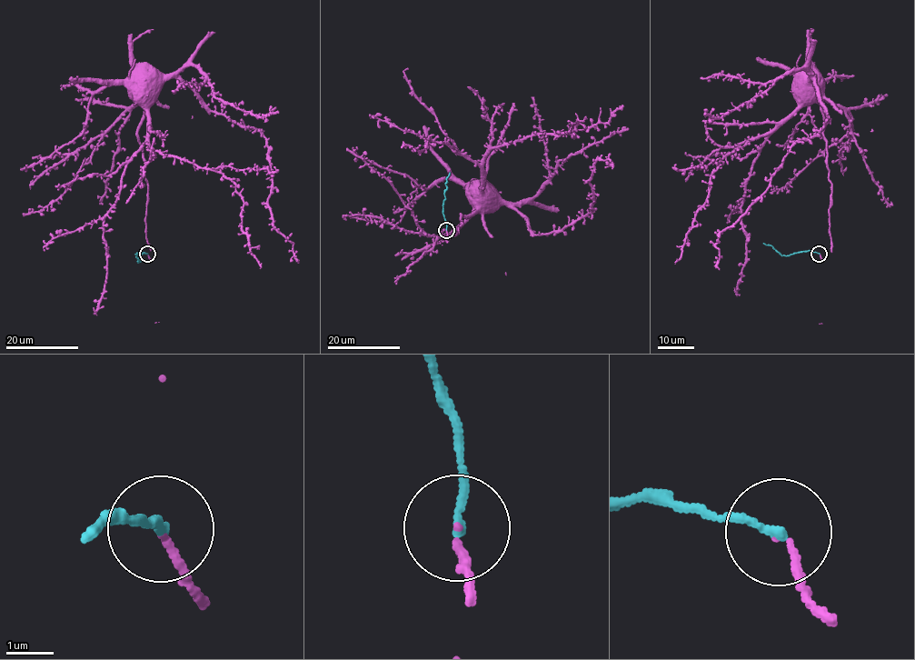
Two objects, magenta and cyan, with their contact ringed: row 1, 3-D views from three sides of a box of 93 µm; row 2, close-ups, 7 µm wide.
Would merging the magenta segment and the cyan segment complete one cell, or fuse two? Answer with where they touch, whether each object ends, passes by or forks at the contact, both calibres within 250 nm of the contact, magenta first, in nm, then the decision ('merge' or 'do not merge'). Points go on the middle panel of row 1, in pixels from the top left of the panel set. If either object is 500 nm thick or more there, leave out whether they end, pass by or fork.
(446, 230) | magenta ends | cyan ends | 120/190 nm | merge

